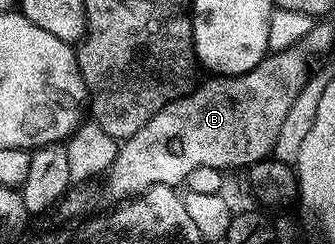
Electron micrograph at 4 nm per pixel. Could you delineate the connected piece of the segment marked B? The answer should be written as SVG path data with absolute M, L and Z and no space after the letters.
M295 44L275 49L243 74L207 77L207 82L199 81L189 94L160 108L140 132L119 145L114 163L105 171L111 203L133 198L156 184L181 187L188 172L201 166L229 172L271 157L288 110L312 70L302 48Z

